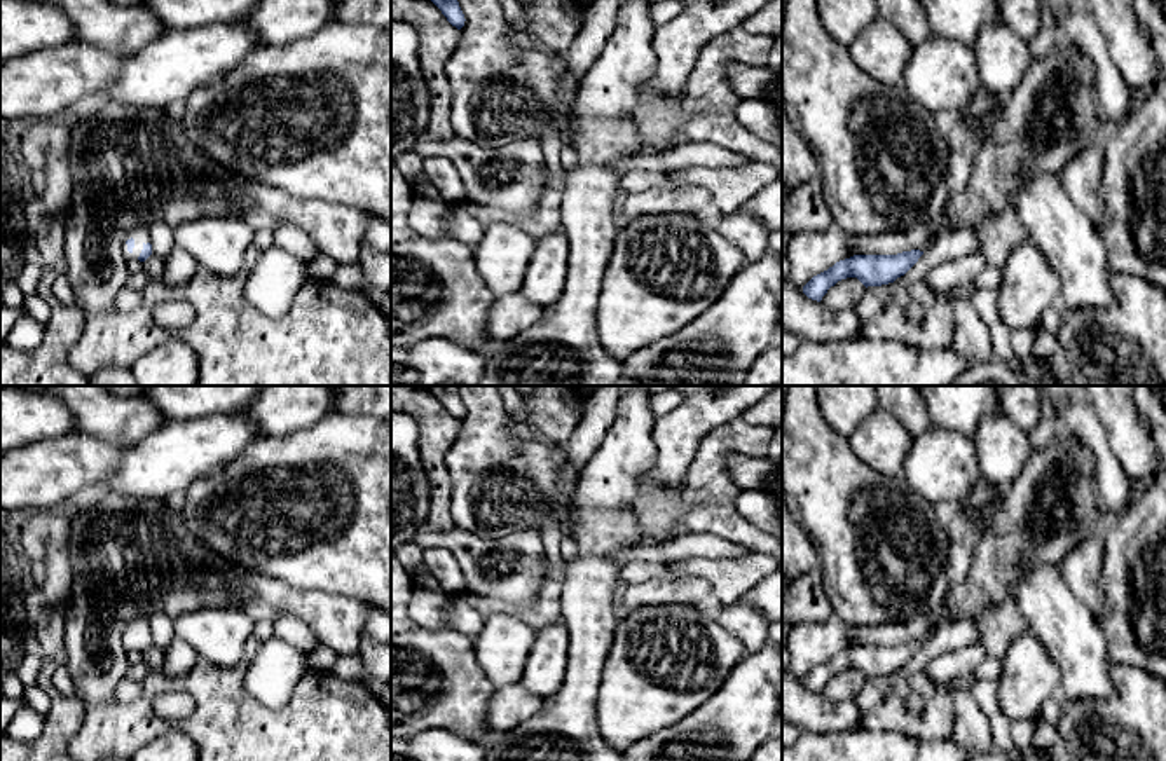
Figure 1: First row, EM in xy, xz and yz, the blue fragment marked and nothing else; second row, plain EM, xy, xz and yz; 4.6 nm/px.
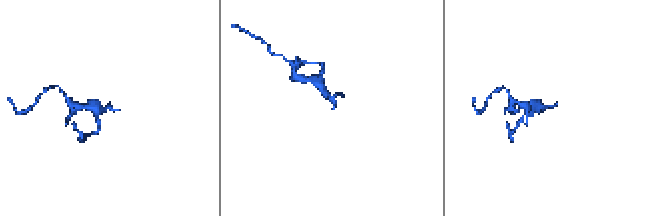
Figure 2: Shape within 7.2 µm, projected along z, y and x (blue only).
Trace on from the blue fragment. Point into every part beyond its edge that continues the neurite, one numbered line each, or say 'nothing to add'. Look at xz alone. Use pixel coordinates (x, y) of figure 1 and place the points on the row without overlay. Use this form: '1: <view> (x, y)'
nothing to add

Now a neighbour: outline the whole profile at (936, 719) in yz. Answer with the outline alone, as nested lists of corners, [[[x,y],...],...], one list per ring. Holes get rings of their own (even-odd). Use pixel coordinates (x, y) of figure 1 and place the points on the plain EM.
[[[913,672],[908,679],[908,686],[922,698],[922,710],[915,710],[895,693],[888,693],[862,716],[862,728],[876,731],[892,730],[918,740],[951,737],[955,710],[950,693],[936,684],[925,672]]]

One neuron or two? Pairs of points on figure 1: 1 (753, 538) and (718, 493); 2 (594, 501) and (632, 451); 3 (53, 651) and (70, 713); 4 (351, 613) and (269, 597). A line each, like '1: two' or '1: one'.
1: two
2: one
3: one
4: one

